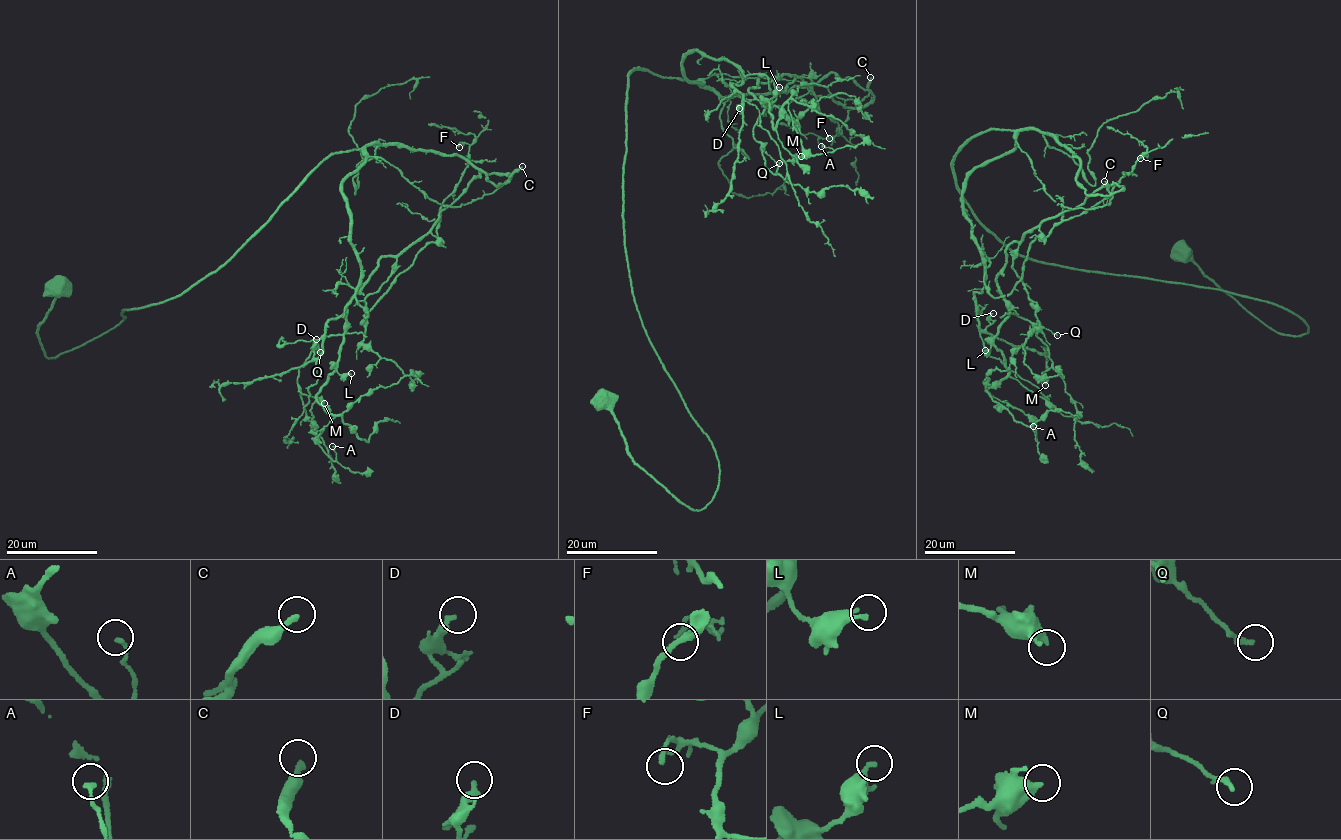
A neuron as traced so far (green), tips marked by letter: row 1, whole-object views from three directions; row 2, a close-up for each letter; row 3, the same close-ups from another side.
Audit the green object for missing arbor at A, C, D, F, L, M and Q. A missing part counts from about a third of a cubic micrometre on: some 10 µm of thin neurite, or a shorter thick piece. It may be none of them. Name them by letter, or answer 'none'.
none

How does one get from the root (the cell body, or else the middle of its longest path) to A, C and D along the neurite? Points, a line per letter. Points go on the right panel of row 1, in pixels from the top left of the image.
A: (1181, 253), (1308, 333), (1013, 254), (962, 146), (1037, 130), (1122, 186), (1007, 248), (987, 390), (1033, 426)
C: (1181, 253), (1308, 333), (1017, 255), (953, 163), (1037, 130), (1088, 194), (1104, 181)
D: (1181, 253), (1308, 333), (1013, 254), (953, 171), (989, 130), (1015, 144), (962, 214), (980, 330), (993, 313)

